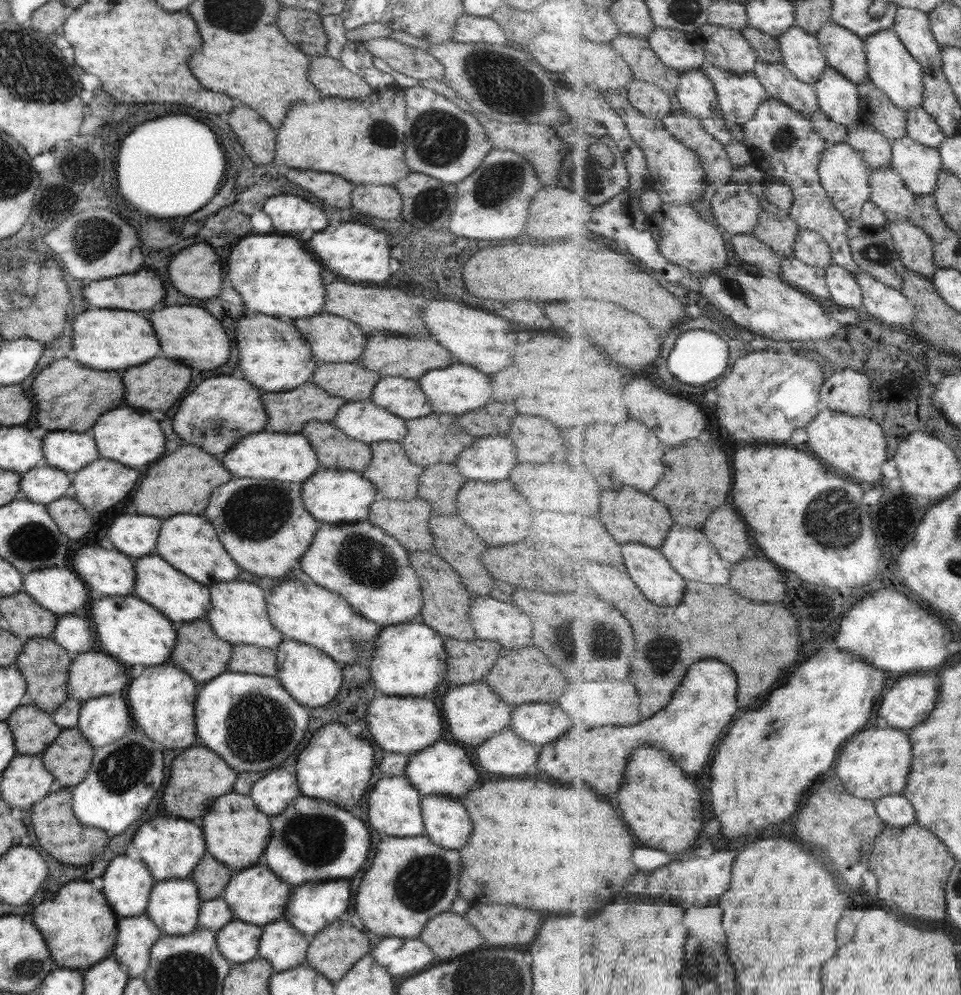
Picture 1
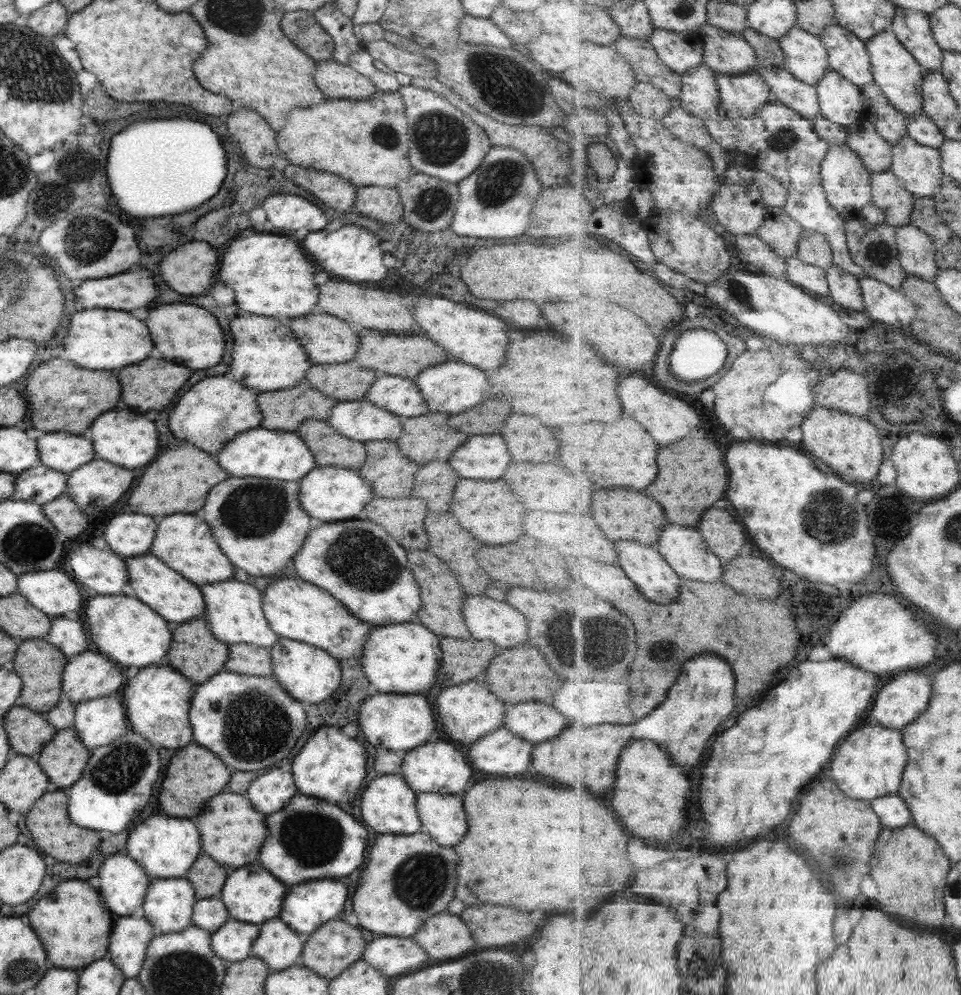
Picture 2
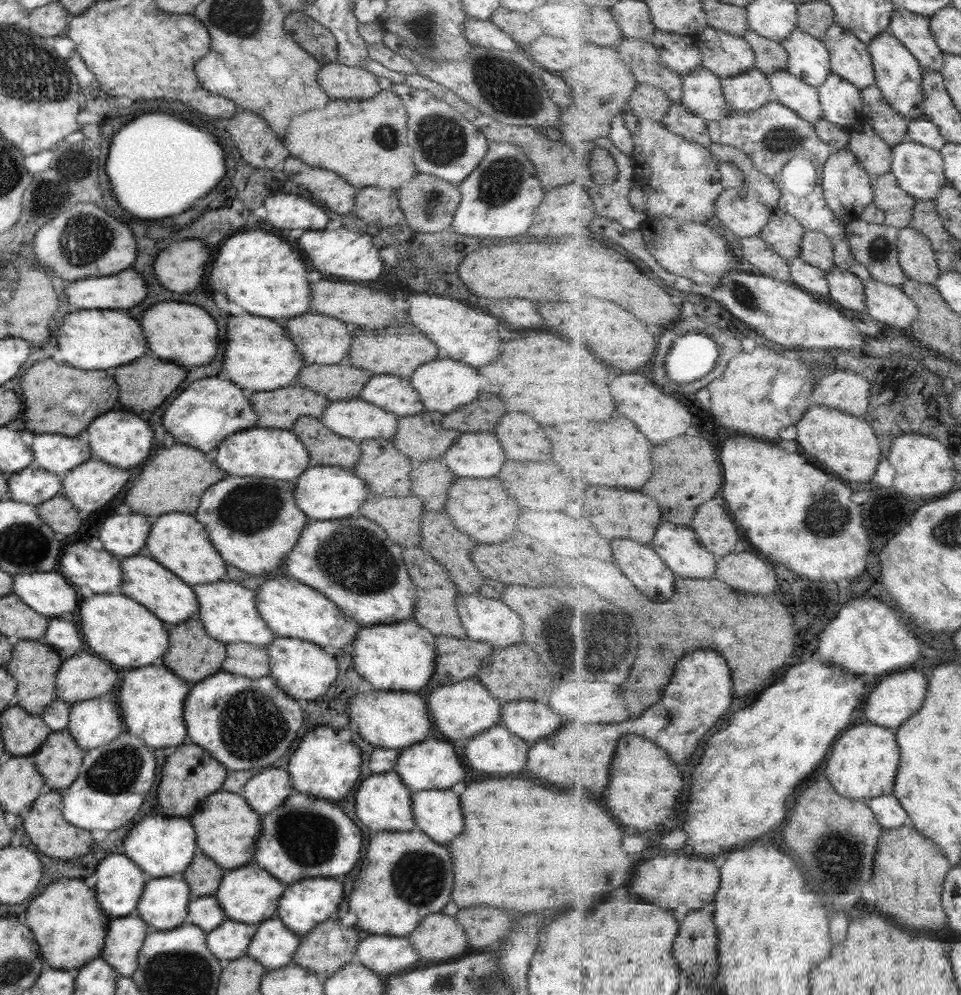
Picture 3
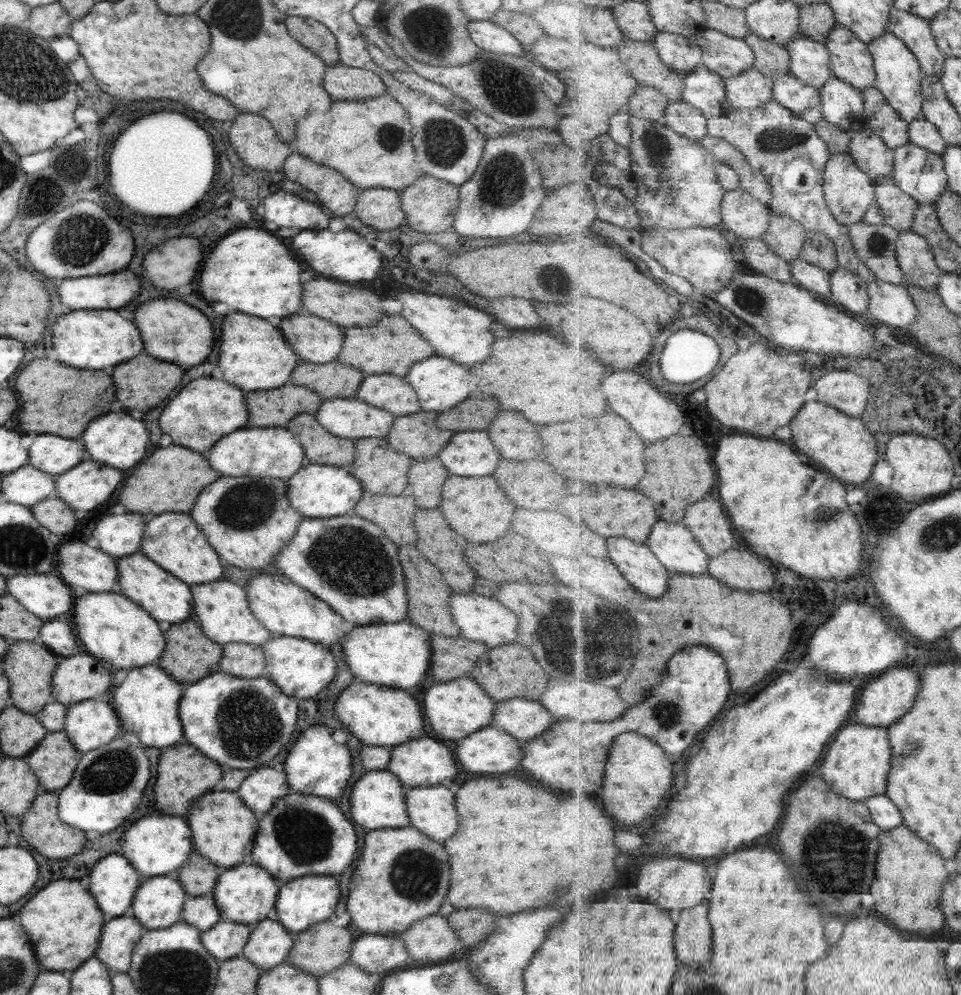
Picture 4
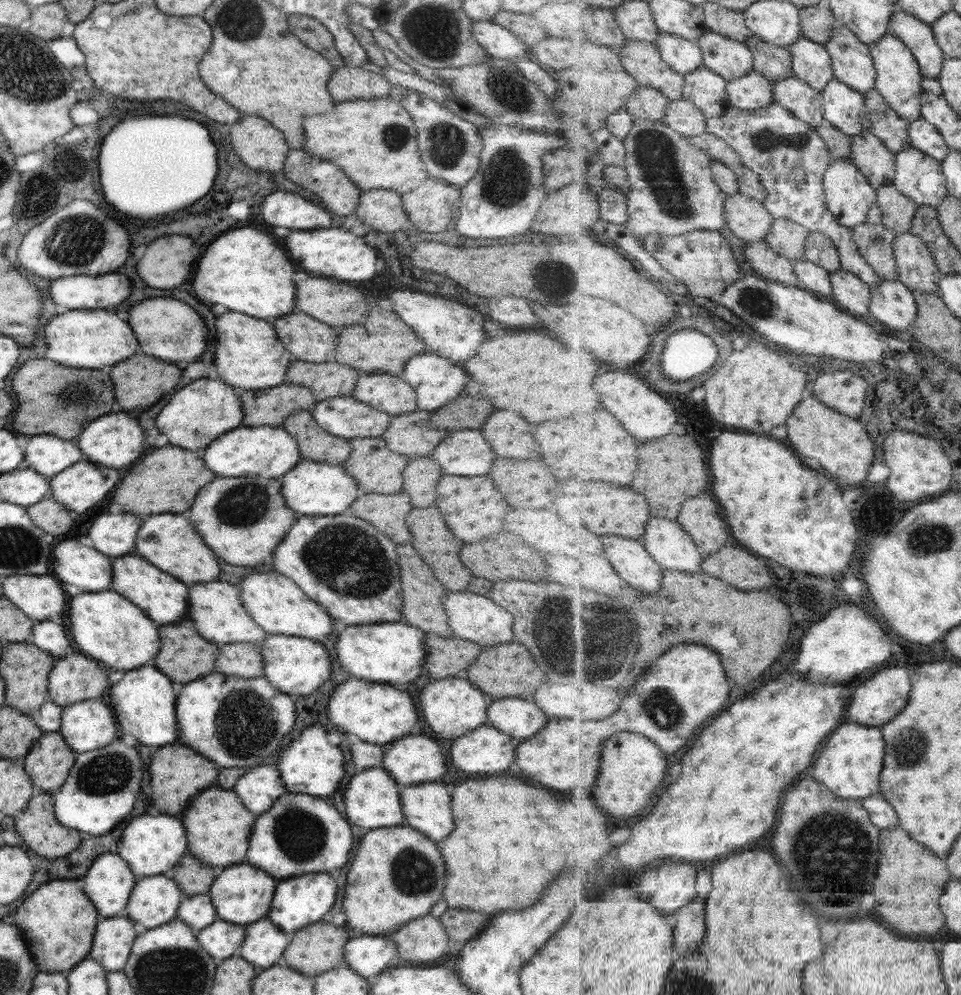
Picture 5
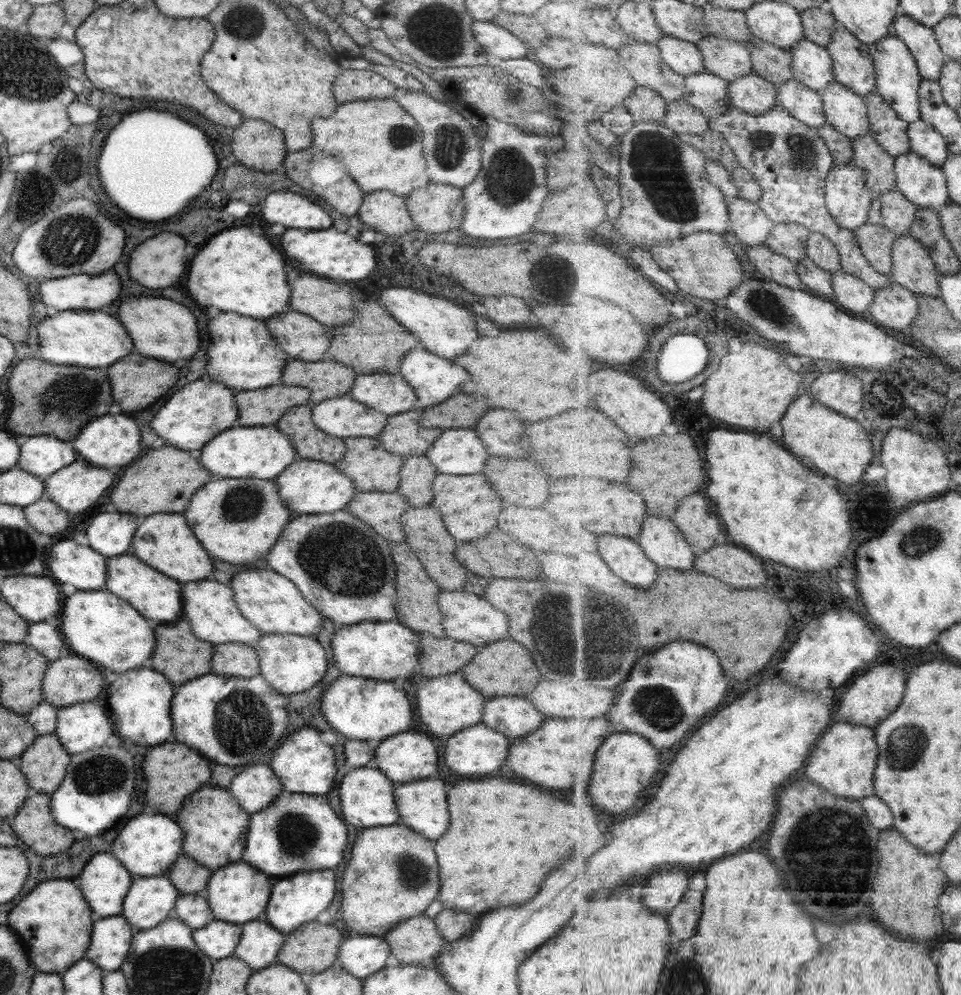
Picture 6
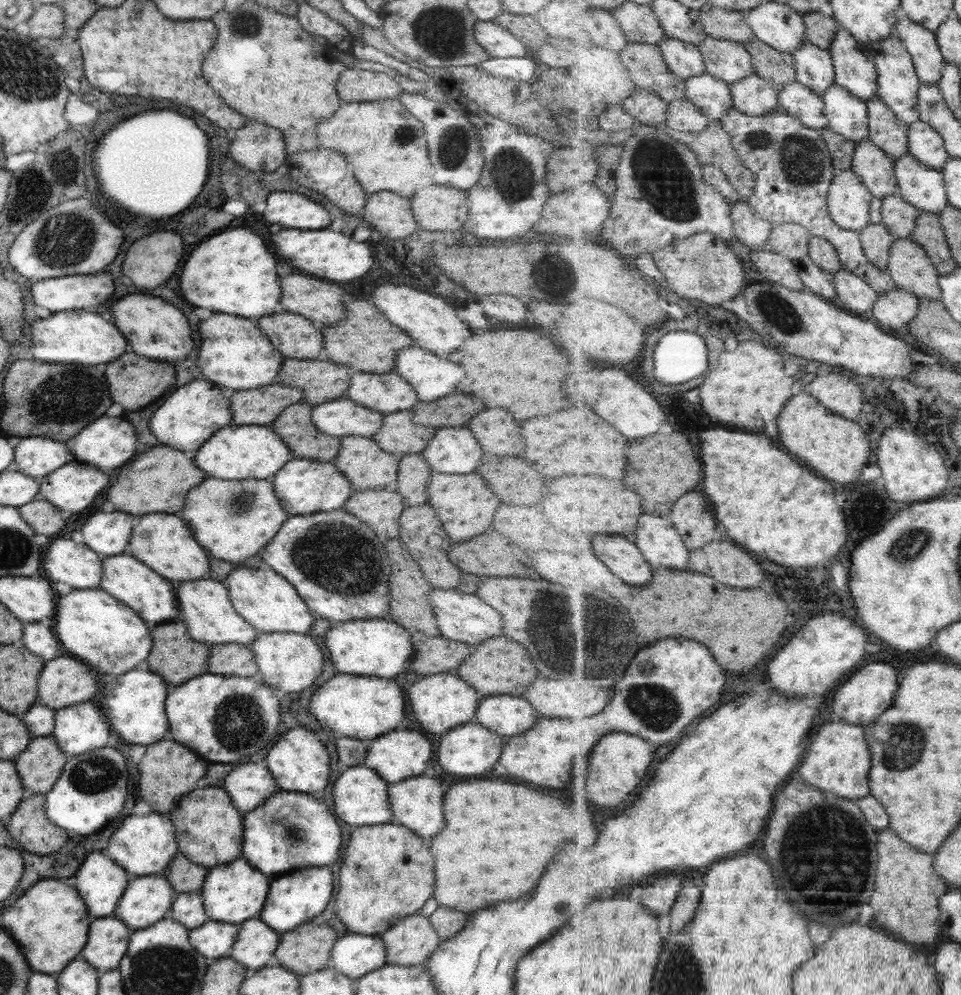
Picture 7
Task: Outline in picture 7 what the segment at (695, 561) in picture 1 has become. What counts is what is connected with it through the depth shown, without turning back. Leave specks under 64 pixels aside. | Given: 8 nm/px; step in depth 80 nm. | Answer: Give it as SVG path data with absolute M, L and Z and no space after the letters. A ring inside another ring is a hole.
M643 514L635 534L636 545L653 566L687 568L691 550L670 518Z

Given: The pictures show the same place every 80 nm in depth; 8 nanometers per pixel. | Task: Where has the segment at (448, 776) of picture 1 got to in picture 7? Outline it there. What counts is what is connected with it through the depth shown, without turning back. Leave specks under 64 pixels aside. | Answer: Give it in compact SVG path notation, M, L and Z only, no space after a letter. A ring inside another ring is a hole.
M409 730L389 731L371 740L367 745L364 765L371 768L386 784L395 784L400 780L423 774L431 760L431 744L417 732Z

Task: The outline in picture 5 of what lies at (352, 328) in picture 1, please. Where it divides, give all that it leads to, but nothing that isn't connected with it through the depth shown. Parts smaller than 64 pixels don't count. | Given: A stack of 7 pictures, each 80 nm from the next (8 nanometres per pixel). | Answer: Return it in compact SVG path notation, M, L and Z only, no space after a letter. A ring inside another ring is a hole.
M293 312L293 314L281 316L281 318L277 318L273 322L273 330L275 330L279 342L291 354L293 360L319 364L319 362L323 362L327 358L327 352L335 348L335 332L329 326L325 326L325 324L313 320L311 316L305 316L305 314L295 314Z

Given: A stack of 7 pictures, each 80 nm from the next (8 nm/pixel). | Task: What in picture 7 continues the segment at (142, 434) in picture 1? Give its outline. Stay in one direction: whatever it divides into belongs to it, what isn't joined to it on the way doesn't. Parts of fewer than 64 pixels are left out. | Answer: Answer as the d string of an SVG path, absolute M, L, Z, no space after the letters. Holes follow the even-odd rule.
M101 416L95 422L91 422L89 426L85 426L79 434L75 434L73 438L67 440L65 447L77 462L83 462L88 467L107 472L107 470L117 468L131 460L131 456L135 454L135 442L137 440L135 440L135 432L133 432L131 424L127 424L121 418Z

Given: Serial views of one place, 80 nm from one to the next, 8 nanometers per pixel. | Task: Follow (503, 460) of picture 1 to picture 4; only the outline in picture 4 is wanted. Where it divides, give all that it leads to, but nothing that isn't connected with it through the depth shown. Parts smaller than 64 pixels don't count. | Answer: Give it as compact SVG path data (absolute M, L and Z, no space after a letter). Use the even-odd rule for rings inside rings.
M457 432L436 456L449 474L467 478L491 474L499 460L485 432Z

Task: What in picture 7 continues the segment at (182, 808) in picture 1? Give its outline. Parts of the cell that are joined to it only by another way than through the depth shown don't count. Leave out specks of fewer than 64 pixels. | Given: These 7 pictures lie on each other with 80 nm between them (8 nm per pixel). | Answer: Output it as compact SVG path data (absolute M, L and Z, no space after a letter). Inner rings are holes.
M165 738L161 742L147 746L143 760L137 764L137 772L139 772L137 790L139 790L141 800L147 802L153 812L173 810L175 802L181 798L181 794L195 788L195 782L201 780L201 776L205 774L207 762L204 759L199 760L195 754L179 743L175 744Z

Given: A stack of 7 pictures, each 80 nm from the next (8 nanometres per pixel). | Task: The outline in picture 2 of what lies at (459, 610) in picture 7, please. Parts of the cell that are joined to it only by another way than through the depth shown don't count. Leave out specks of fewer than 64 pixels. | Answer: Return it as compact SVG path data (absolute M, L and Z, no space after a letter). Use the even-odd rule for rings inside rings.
M469 596L462 598L462 604L465 626L475 640L487 638L501 648L511 648L525 640L525 618L519 612L515 612L511 606L507 606L503 602L495 602L485 596L483 596L483 604L479 602L479 598L469 598Z

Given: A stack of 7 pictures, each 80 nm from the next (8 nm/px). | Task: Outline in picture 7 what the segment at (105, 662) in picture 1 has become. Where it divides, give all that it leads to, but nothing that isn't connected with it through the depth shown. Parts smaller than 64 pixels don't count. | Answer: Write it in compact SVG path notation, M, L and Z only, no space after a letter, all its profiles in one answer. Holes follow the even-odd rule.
M59 656L45 661L36 680L36 702L56 711L90 700L99 693L99 678L73 658Z

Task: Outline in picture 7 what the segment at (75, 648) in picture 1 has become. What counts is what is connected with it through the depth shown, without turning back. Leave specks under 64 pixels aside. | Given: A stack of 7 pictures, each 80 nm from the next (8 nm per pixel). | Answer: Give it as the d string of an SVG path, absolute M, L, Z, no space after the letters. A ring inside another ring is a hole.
M23 622L20 642L31 654L42 658L43 662L67 654L58 643L54 631L39 623Z

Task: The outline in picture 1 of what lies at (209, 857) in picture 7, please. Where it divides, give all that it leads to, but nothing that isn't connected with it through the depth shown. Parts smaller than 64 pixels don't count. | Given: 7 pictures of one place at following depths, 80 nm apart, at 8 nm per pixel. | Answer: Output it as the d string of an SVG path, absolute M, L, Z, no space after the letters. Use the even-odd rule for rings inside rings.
M232 790L213 800L207 814L201 816L201 832L205 838L205 850L229 870L239 872L241 868L255 865L269 840L269 822L267 816L257 812L253 802L247 796L239 796Z

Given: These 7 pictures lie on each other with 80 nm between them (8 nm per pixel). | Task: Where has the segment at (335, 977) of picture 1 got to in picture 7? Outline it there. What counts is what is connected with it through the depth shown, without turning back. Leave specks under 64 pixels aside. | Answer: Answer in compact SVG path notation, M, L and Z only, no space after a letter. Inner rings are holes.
M299 924L291 932L281 933L272 963L299 977L329 967L329 951L335 939L337 936L331 928Z

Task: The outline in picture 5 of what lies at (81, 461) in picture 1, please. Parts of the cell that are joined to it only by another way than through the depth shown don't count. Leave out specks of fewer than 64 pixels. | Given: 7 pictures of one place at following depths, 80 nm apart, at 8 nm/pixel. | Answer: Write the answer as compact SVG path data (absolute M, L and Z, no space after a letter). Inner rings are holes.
M41 434L41 436L30 436L25 450L23 450L22 466L31 468L39 476L52 477L61 472L69 465L75 464L79 458L83 458L81 451L77 449L74 441L61 440L51 434Z

